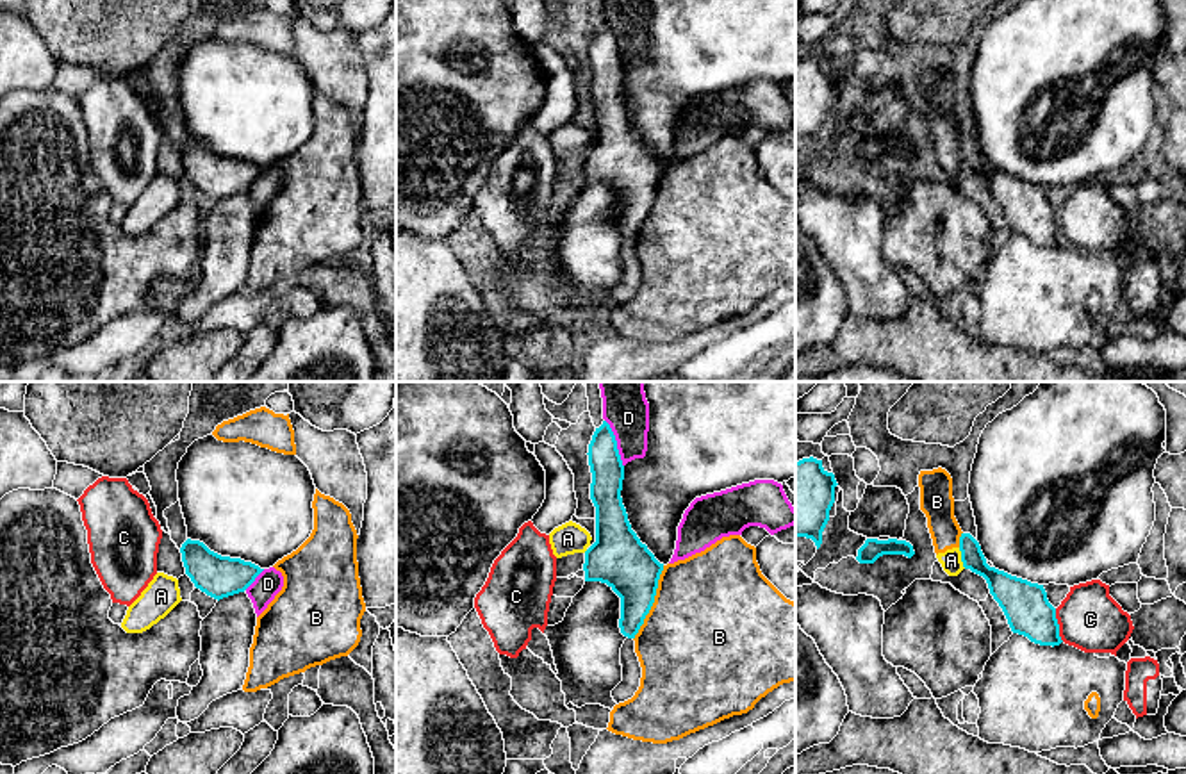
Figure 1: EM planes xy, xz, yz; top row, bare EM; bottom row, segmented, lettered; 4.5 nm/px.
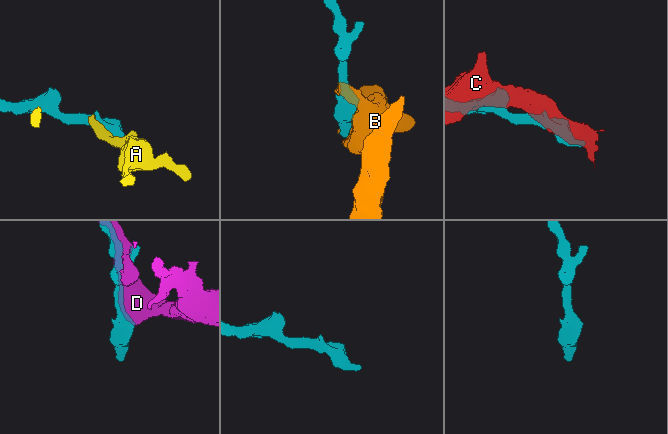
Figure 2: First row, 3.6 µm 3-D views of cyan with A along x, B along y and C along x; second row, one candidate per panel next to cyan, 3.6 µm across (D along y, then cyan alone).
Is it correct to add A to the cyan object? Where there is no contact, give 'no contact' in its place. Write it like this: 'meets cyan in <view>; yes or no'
meets cyan in yz; no

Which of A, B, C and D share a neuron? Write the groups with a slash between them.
A B / C / D

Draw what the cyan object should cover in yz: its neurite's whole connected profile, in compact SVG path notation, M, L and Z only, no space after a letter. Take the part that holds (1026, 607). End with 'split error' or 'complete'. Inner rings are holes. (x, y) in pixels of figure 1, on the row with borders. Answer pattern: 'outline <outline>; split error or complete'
outline M961 533L960 551L963 567L986 580L1013 633L1040 646L1054 647L1063 642L1056 608L1049 603L1043 585L990 567L979 542L970 533Z; complete

